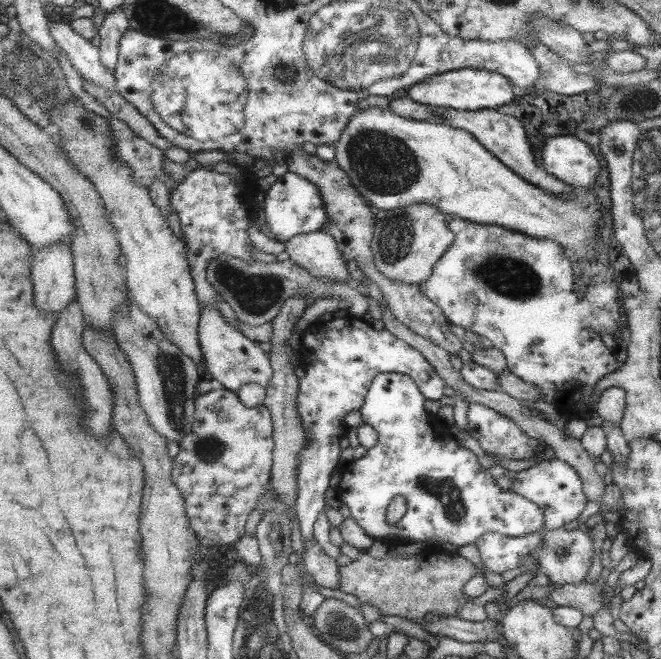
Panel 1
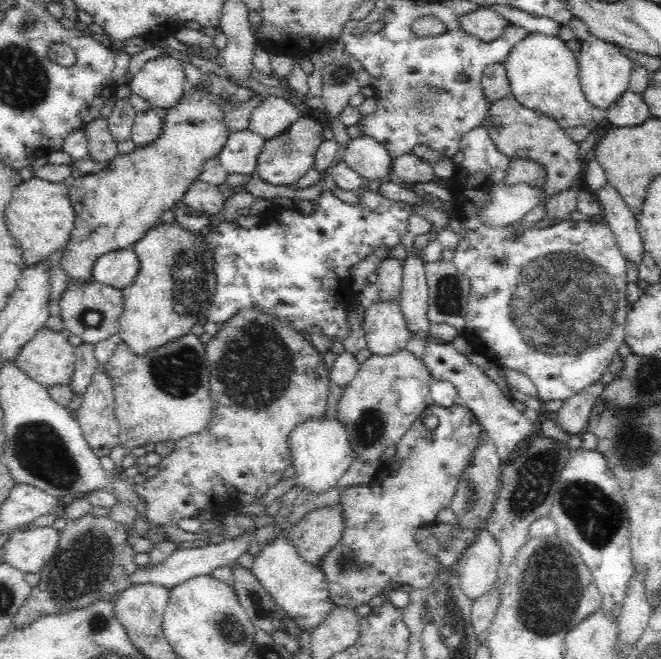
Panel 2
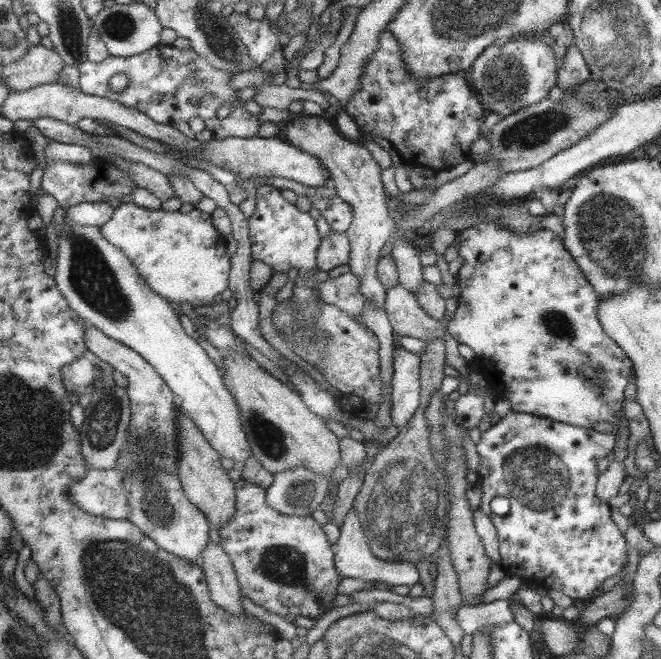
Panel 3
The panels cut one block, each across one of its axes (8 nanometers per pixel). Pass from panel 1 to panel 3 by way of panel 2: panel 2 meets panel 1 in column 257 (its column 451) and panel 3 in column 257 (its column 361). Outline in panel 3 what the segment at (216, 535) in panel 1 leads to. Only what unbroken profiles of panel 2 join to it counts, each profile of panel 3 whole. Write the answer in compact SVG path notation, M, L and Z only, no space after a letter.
M243 480L238 481L237 487L239 494L235 496L235 512L218 529L217 534L218 544L230 557L242 596L288 623L293 623L297 616L317 620L332 610L342 577L335 570L332 544L325 540L322 526L310 515L285 516L275 509L271 510L271 506L265 502L265 490L262 487L257 488L253 483Z

